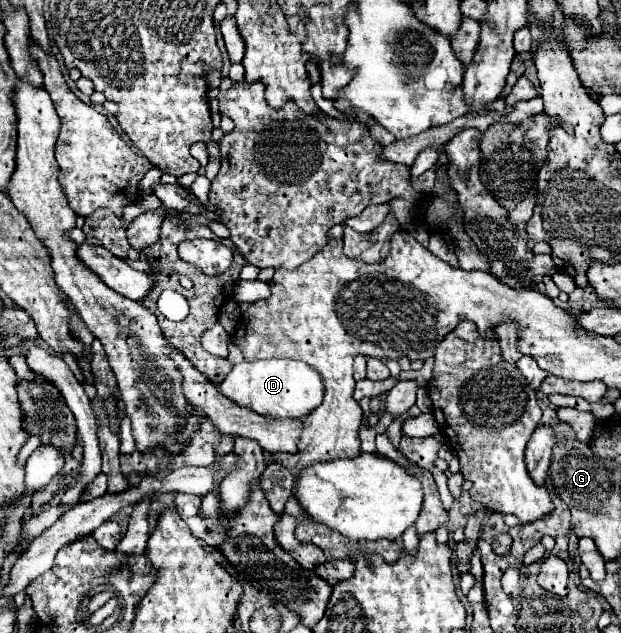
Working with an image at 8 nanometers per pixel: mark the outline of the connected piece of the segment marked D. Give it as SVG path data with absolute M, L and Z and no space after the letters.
M261 360L261 362L241 362L235 364L227 378L219 384L223 396L233 400L239 406L255 410L257 414L273 416L273 418L297 418L303 420L309 412L313 412L323 402L323 382L321 376L299 360Z

